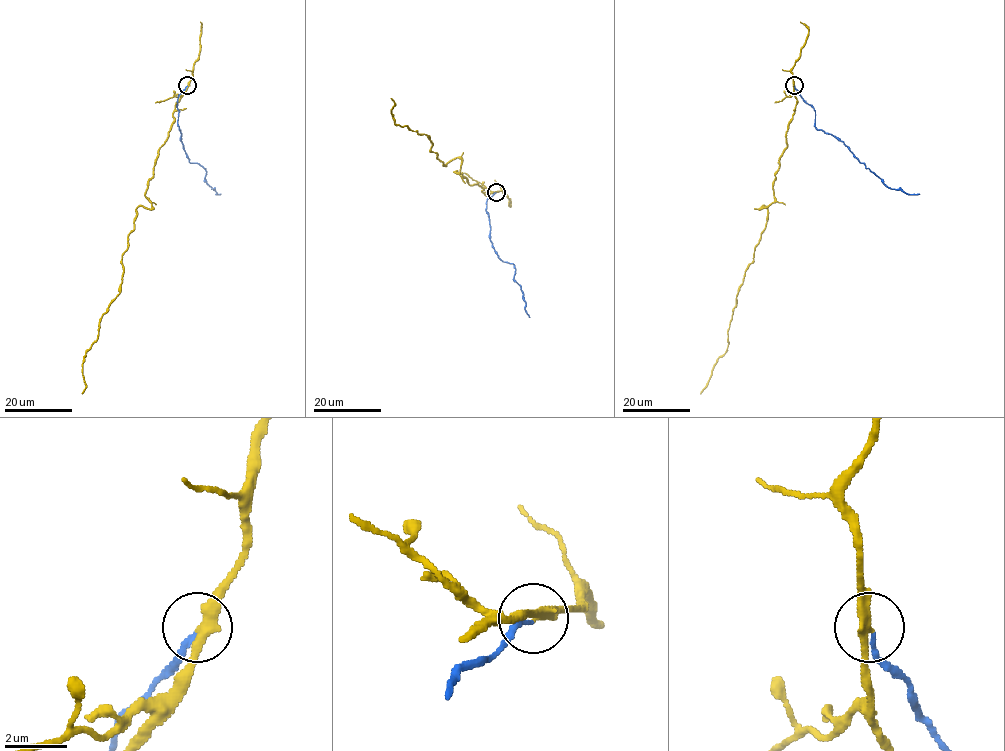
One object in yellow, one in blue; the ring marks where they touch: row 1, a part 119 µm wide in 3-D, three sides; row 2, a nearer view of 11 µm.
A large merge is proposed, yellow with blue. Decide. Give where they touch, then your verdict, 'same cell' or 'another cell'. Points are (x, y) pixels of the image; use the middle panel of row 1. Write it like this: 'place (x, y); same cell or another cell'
place (496, 192); another cell

